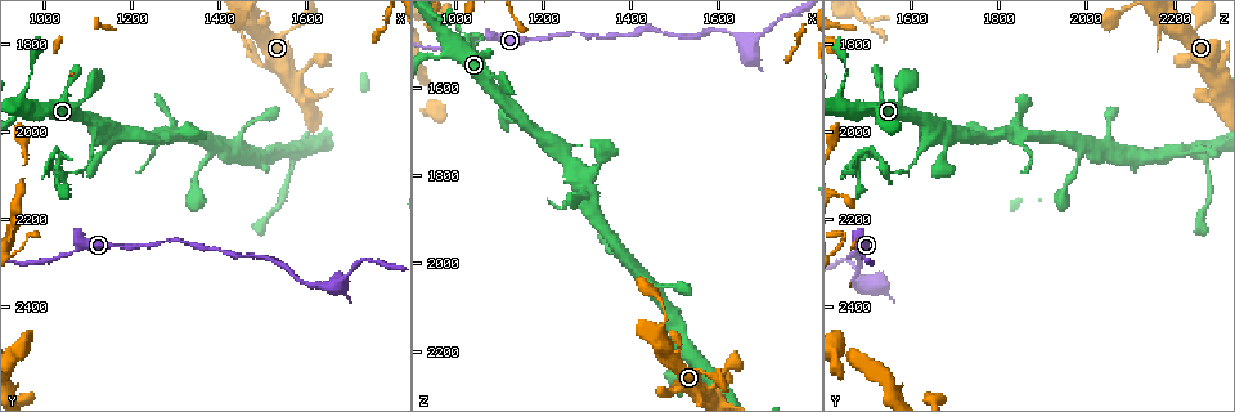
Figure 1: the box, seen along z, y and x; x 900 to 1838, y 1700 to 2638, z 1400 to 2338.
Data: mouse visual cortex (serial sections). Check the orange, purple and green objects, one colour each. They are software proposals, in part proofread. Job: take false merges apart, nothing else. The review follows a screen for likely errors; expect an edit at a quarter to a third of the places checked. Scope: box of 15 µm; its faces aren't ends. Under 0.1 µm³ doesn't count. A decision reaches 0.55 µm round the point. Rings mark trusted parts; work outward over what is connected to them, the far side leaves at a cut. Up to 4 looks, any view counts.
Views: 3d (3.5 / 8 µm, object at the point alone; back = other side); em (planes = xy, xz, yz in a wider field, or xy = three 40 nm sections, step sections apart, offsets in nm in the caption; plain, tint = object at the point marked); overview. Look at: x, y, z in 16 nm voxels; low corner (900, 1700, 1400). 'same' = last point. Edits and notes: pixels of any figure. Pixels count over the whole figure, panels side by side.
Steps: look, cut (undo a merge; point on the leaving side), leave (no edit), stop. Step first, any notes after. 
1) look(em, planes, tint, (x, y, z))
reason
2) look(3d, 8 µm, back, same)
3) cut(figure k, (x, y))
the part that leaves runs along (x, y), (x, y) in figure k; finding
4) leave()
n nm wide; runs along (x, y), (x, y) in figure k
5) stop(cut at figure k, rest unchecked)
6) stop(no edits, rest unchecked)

look(3d, 3.5 µm, (1045, 2090, 1550))
sharp bend

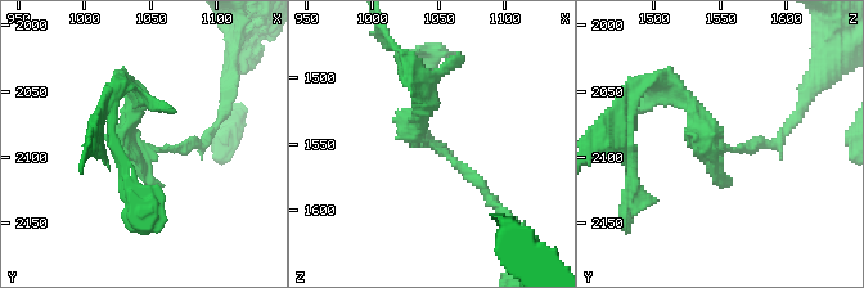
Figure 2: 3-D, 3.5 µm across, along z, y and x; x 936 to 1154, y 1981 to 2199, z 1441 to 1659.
look(em, planes, tint, (1054, 2094, 1556))
arms of 150, 200 nm

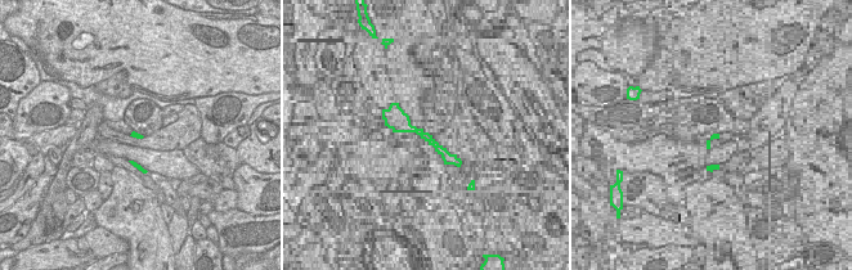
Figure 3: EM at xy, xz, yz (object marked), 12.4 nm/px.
leave()
runs along (499, 207), (460, 165), (409, 133), (424, 112) in figure 2; one cell here

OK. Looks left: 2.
look(3d, 3.5 µm, (1650, 2360, 1490))
branch point

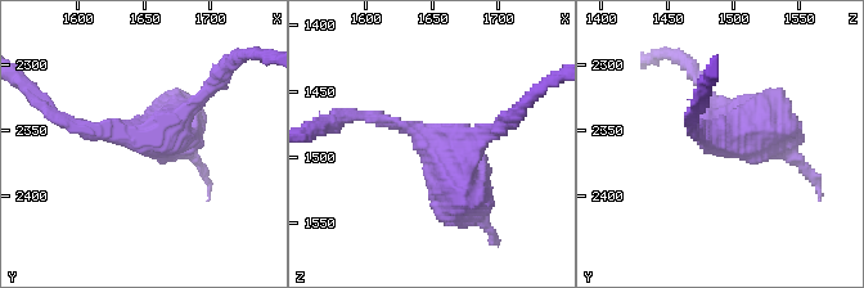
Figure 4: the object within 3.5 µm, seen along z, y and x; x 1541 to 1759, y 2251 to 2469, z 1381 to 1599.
leave()
runs along (378, 118), (453, 152), (481, 217) in figure 4; all the same cell

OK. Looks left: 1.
stop(no edits, rest unchecked)

